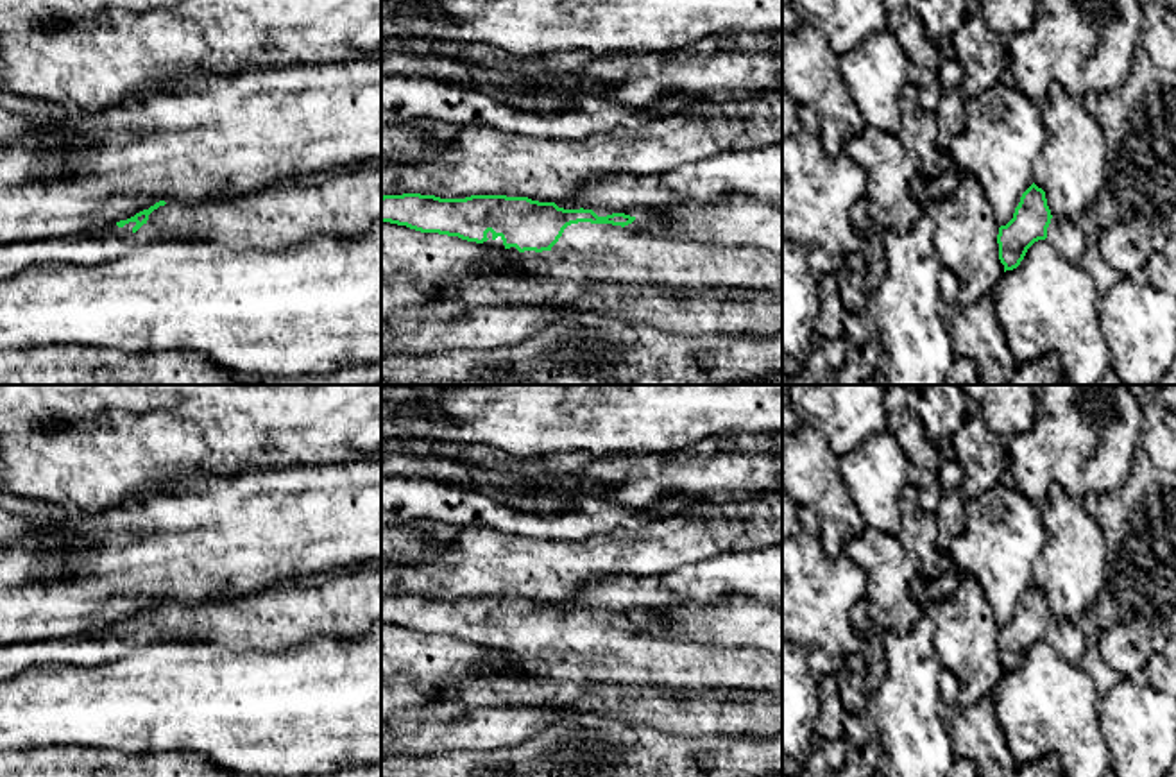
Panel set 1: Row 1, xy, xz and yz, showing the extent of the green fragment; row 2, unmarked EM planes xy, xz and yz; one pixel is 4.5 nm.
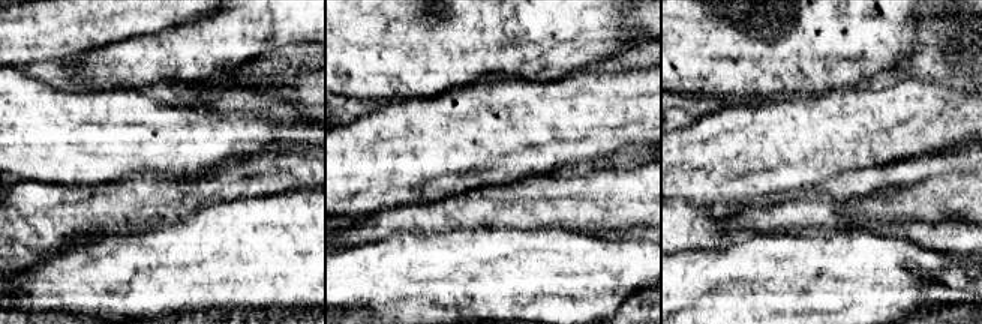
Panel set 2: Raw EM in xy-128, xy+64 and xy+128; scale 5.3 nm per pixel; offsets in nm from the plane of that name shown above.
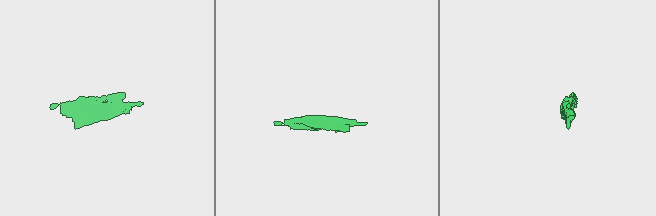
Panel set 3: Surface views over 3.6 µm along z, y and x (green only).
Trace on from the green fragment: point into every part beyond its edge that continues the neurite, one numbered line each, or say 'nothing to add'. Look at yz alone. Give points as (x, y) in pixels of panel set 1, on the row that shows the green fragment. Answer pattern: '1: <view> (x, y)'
1: yz (1067, 239)

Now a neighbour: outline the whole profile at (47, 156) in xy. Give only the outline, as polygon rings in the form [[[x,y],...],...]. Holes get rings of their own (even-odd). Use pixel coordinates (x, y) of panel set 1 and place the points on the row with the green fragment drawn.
[[[43,149],[38,154],[38,161],[52,166],[52,165],[63,165],[72,159],[75,159],[77,152],[73,149]]]

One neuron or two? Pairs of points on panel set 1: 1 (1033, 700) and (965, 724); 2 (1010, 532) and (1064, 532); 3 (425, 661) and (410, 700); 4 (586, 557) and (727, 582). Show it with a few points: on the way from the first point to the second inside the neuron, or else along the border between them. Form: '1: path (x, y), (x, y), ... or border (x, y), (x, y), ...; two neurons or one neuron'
1: border (992, 706), (1010, 754); two neurons
2: border (1039, 505), (1046, 543), (1033, 563), (1035, 573); two neurons
3: border (400, 681), (444, 690); two neurons
4: border (709, 557), (659, 575), (629, 577); two neurons

